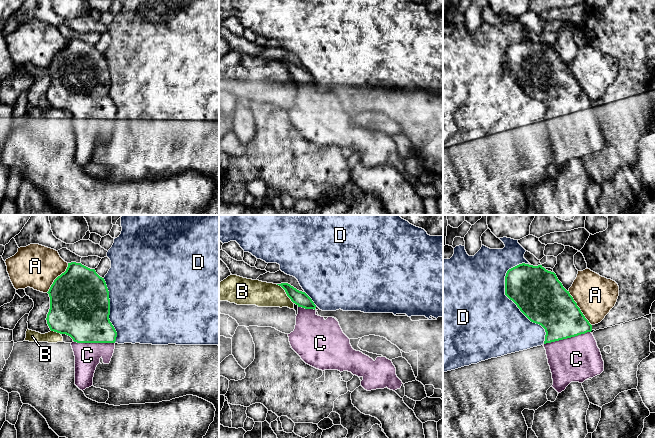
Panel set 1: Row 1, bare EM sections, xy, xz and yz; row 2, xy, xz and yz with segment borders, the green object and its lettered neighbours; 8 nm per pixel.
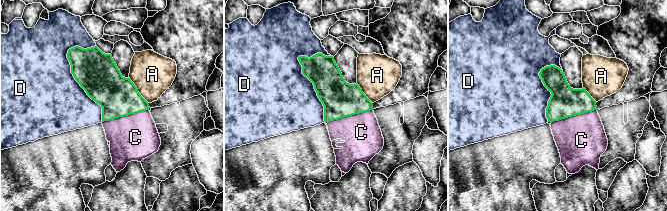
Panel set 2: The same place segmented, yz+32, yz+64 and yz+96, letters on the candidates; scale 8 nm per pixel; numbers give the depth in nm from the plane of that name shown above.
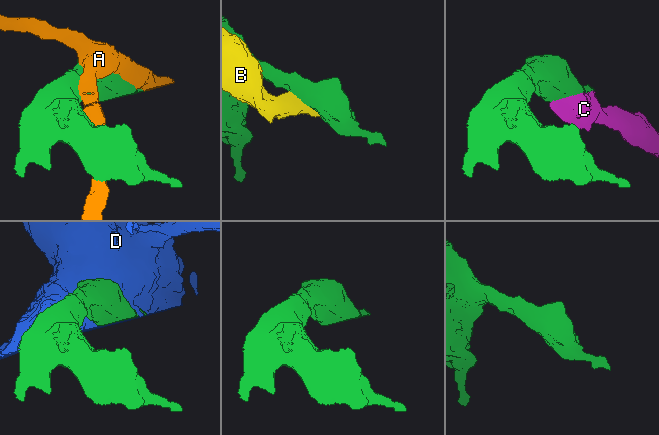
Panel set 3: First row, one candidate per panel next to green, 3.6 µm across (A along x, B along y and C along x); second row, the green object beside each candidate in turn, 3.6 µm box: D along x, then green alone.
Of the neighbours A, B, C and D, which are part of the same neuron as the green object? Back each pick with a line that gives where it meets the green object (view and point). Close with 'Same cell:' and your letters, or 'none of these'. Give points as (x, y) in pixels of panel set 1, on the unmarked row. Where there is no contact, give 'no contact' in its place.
C: meets green in yz at (567, 113)
Same cell: C

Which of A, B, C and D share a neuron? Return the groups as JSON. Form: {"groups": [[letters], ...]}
{"groups": [["A"], ["B"], ["C"], ["D"]]}

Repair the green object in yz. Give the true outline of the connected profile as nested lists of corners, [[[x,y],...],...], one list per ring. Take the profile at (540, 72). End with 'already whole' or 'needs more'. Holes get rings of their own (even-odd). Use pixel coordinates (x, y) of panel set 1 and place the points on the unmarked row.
[[[519,40],[506,49],[505,71],[517,81],[531,98],[539,100],[545,105],[544,124],[552,149],[552,163],[558,169],[564,167],[571,158],[583,159],[585,156],[600,151],[604,147],[604,137],[600,125],[591,109],[592,101],[585,94],[569,67],[563,63],[554,48],[546,46],[542,41]]]; needs more

